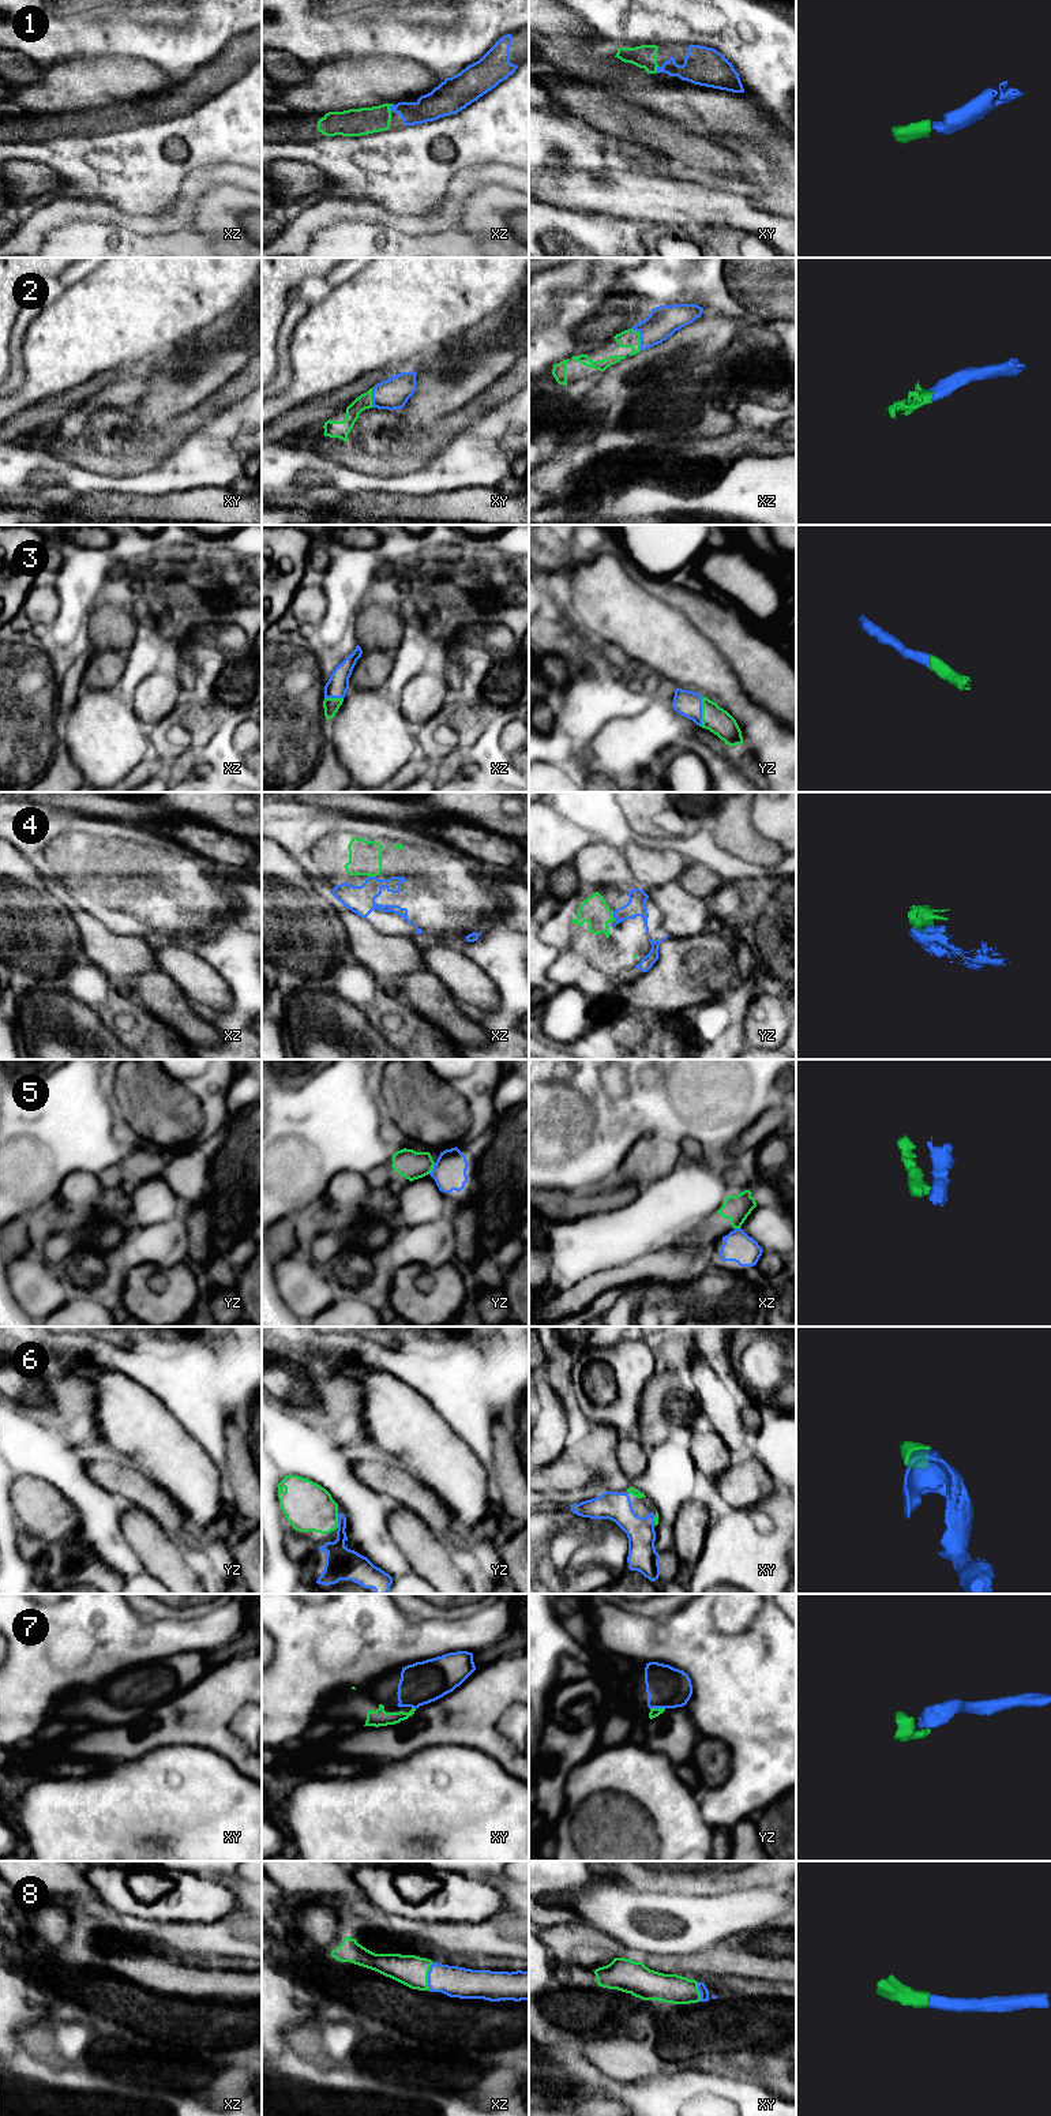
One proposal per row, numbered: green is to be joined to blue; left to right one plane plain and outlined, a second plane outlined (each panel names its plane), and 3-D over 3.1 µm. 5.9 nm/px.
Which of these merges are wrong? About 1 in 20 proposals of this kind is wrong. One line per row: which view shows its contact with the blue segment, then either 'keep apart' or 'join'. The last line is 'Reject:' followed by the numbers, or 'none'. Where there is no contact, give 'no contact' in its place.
1: contact in xz; join
2: contact in xz; join
3: contact in yz; join
4: contact in yz; join
5: contact in yz; keep apart
6: contact in yz; join
7: contact in yz; join
8: contact in xz; join
Reject: 5

